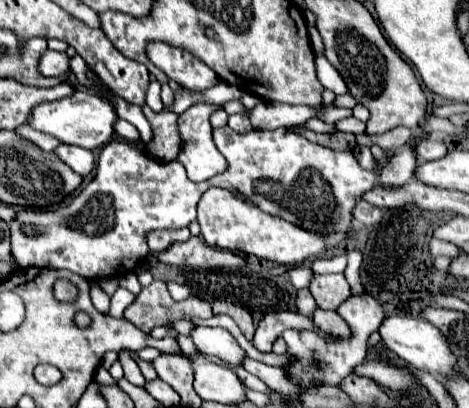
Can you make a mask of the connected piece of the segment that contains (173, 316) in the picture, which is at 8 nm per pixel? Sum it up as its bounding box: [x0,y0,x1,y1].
[125,280,212,334]

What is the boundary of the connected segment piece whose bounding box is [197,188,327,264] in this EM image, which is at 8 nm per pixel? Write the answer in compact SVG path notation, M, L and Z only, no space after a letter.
M211 188L203 194L197 206L197 220L201 224L201 236L209 246L221 250L243 252L247 256L259 256L265 260L273 260L277 264L295 264L303 262L325 250L327 238L321 234L307 232L299 226L293 226L281 218L263 214L255 206L239 200L227 190Z

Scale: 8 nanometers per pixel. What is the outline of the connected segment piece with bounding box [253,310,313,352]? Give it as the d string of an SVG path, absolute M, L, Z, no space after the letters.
M273 310L261 318L257 332L255 332L255 338L253 338L253 346L261 352L269 352L271 344L287 328L309 328L309 330L313 330L313 322L311 322L311 318L301 316L297 312Z

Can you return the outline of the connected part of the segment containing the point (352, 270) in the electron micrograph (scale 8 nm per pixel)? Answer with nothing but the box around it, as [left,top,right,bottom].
[344,250,364,295]

